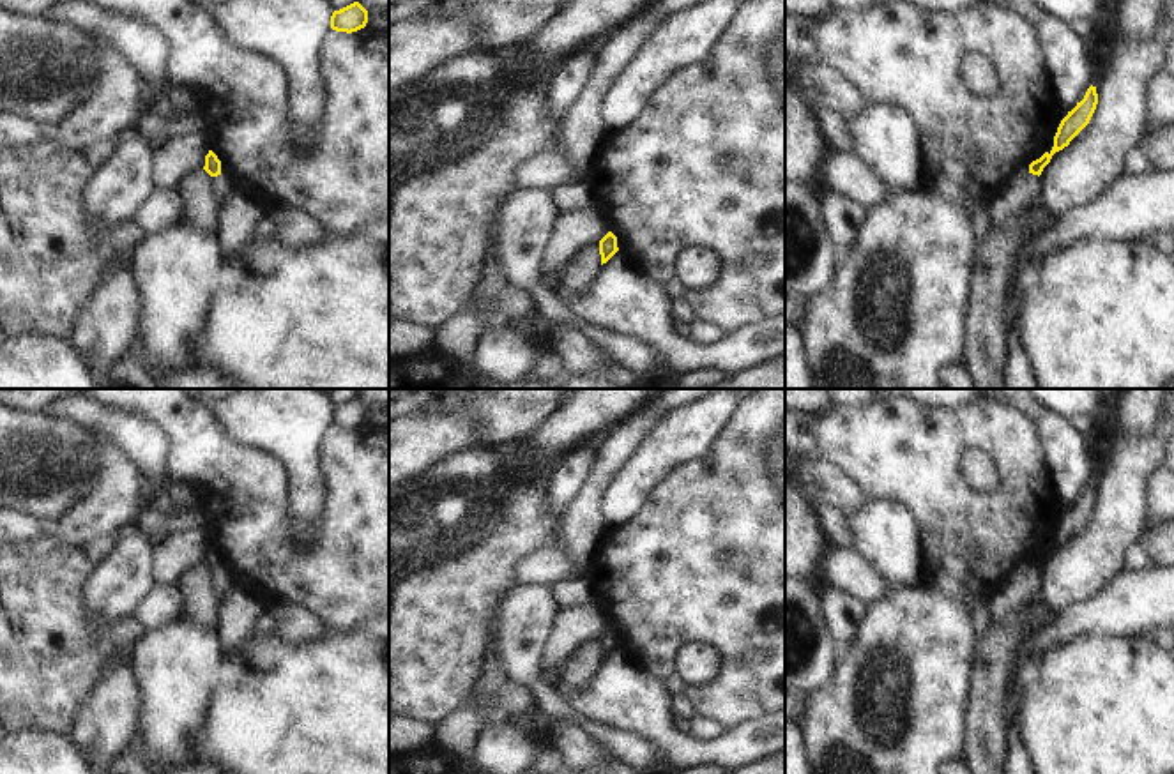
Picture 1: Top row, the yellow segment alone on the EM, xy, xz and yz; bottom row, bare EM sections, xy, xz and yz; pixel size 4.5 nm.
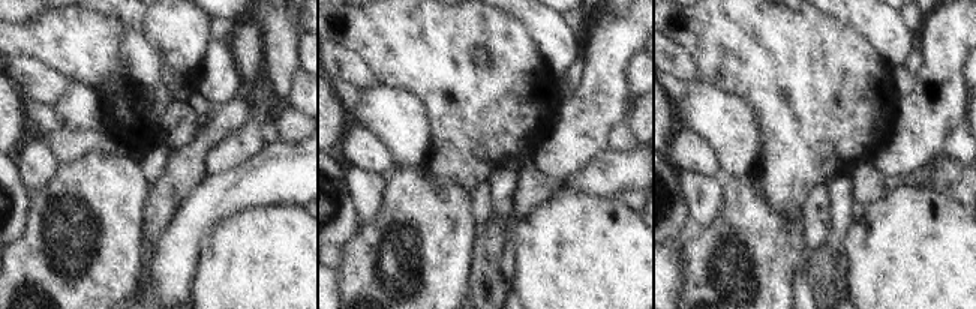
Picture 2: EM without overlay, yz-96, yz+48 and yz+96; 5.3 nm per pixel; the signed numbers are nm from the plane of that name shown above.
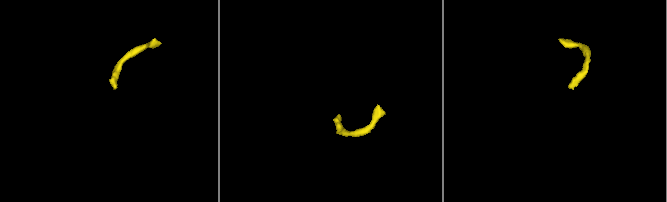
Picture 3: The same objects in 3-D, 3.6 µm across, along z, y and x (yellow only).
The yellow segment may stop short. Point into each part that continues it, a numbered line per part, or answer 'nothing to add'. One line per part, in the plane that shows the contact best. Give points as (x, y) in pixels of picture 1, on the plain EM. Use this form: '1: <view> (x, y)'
1: xy (221, 582)

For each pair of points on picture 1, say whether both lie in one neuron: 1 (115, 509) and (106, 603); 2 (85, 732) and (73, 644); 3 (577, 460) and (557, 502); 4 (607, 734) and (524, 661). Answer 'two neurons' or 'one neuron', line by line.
1: two neurons
2: two neurons
3: one neuron
4: one neuron

